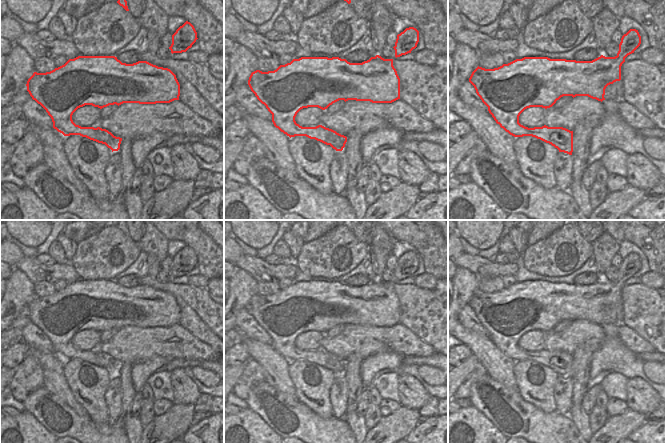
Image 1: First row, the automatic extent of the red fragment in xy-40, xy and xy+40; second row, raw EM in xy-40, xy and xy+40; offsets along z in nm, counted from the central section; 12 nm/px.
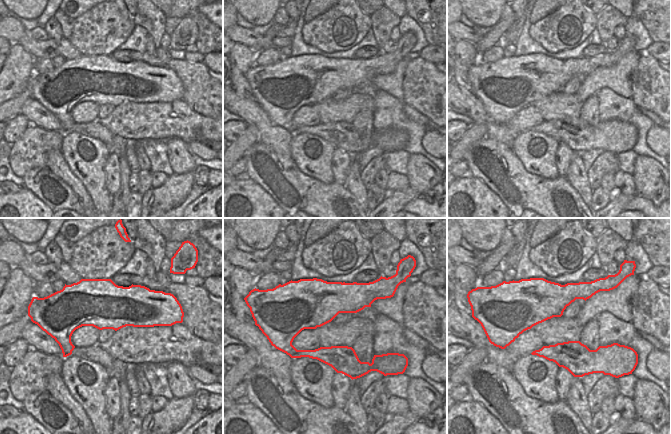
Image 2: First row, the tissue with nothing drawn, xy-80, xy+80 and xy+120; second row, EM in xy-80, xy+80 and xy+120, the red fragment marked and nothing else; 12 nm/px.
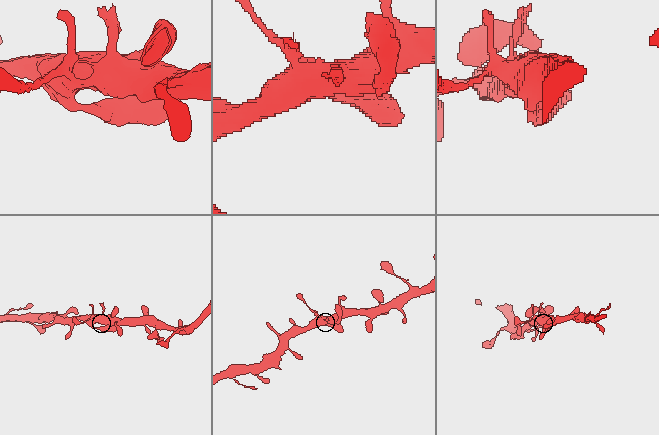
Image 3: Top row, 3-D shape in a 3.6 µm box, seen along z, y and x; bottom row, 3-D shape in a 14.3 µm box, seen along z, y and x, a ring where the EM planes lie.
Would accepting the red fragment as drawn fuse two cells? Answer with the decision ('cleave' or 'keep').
keep

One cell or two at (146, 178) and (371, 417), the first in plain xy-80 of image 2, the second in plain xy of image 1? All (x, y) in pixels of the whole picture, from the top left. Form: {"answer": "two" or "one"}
{"answer": "one"}

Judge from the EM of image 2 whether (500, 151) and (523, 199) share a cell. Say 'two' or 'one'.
one

